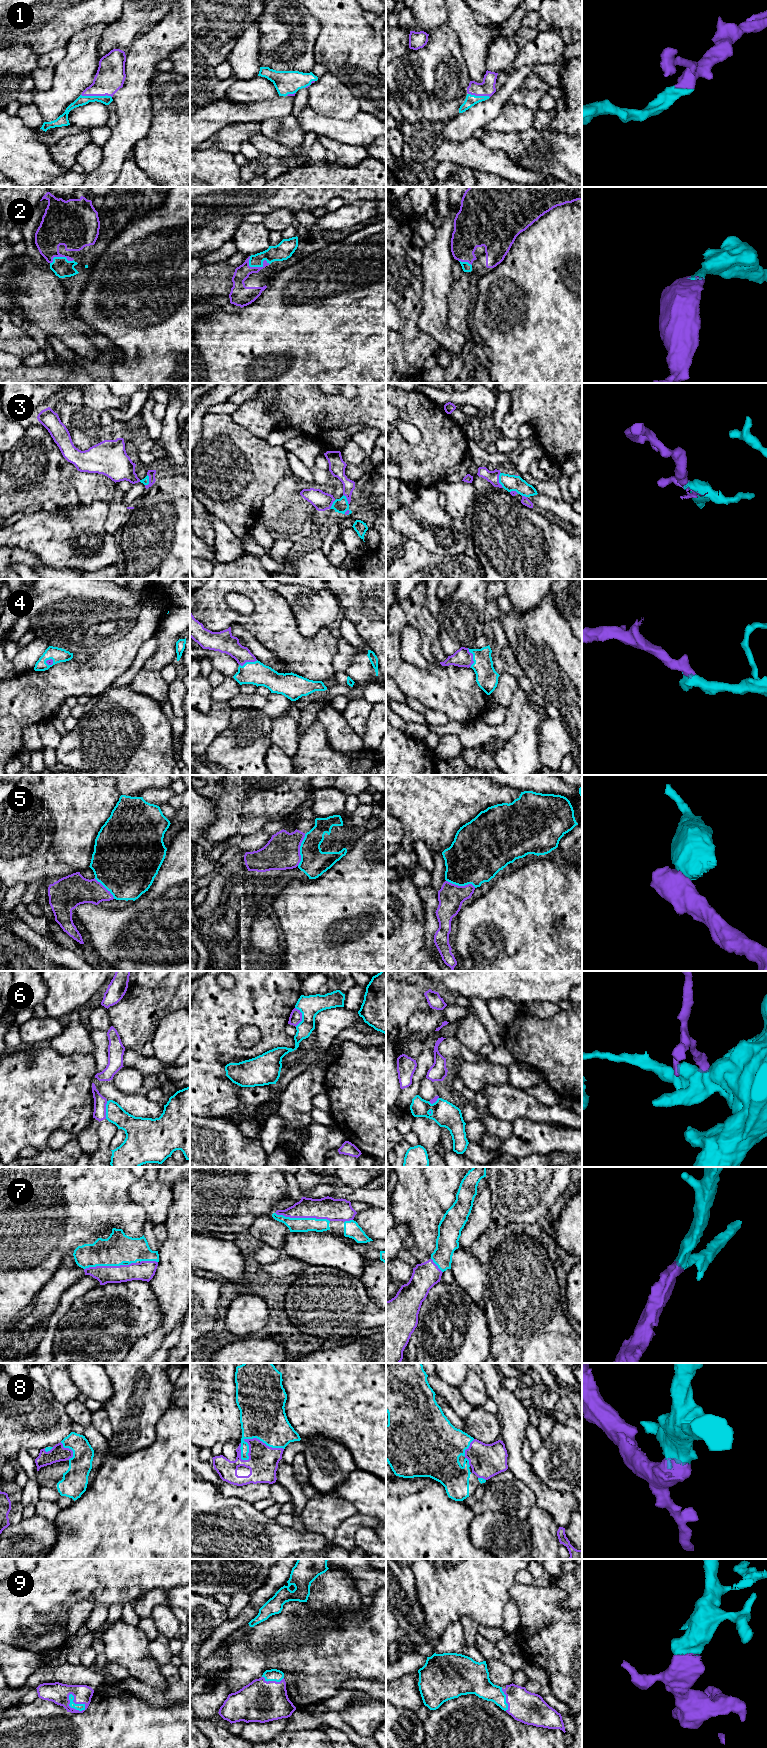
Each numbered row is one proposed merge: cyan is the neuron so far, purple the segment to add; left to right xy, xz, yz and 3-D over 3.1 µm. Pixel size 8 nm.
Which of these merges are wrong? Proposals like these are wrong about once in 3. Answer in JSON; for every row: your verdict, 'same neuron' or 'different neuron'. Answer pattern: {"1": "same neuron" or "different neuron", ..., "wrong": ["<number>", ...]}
{"1": "same neuron", "2": "same neuron", "3": "same neuron", "4": "same neuron", "5": "different neuron", "6": "different neuron", "7": "same neuron", "8": "same neuron", "9": "same neuron", "wrong": ["5", "6"]}

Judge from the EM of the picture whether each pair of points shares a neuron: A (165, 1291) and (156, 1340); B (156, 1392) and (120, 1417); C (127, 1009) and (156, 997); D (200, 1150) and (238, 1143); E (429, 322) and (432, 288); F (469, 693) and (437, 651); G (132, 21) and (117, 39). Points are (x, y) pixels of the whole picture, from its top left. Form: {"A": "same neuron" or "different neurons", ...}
{"A": "different neurons", "B": "same neuron", "C": "same neuron", "D": "same neuron", "E": "same neuron", "F": "different neurons", "G": "same neuron"}

